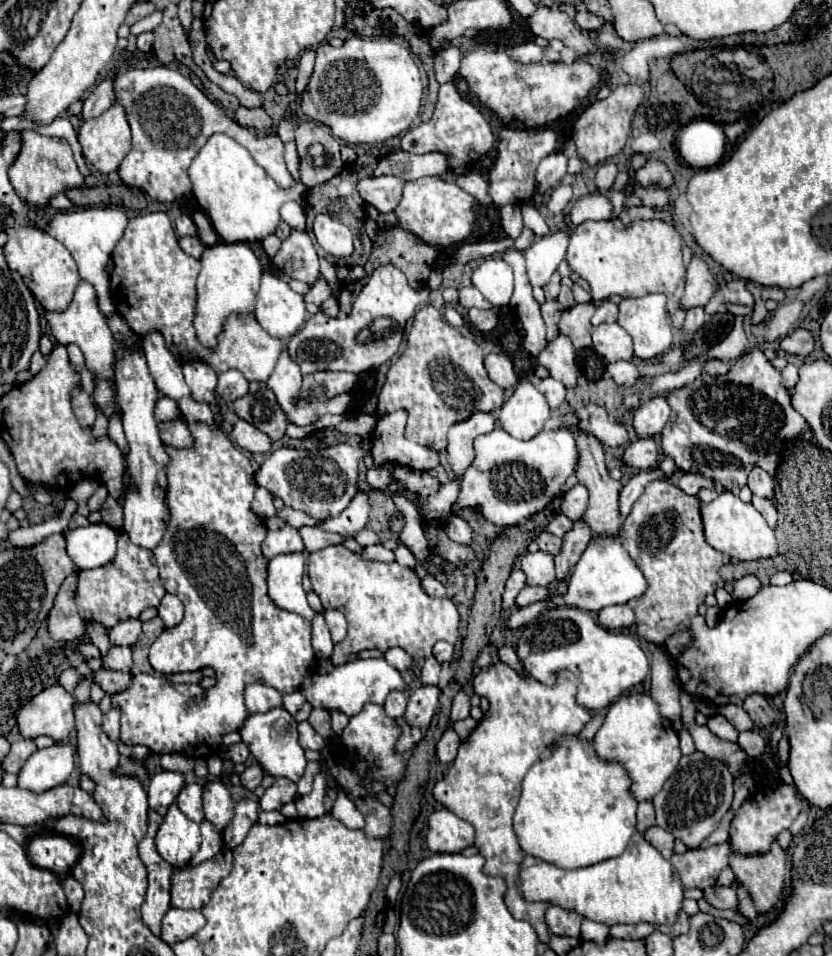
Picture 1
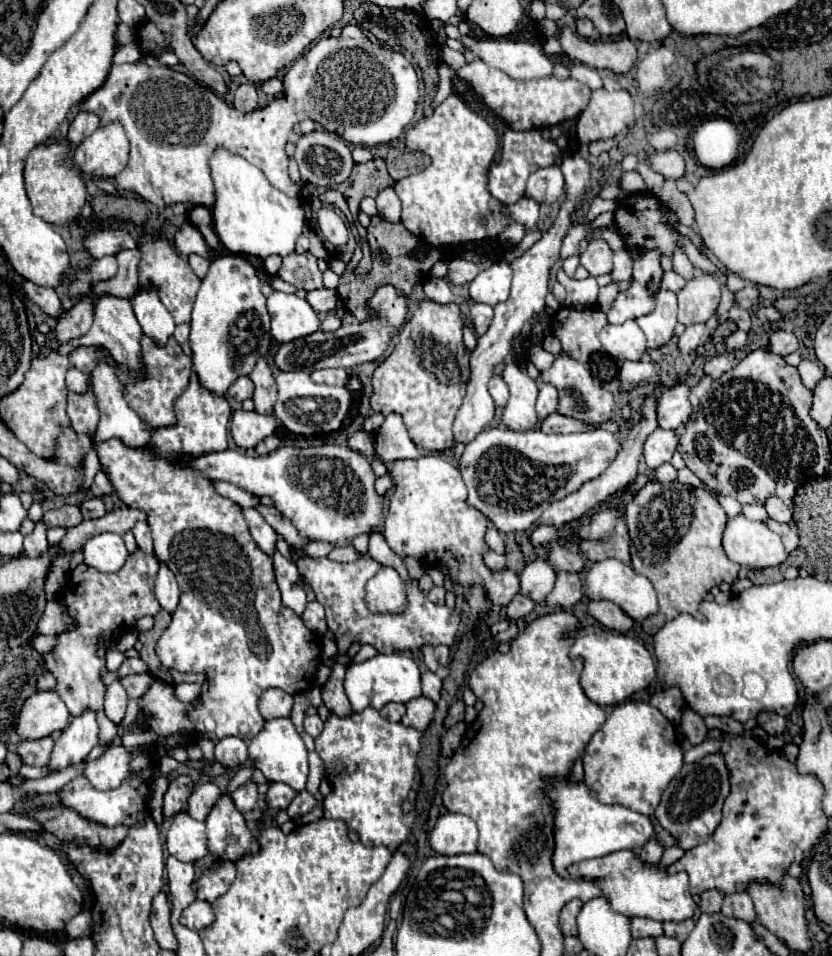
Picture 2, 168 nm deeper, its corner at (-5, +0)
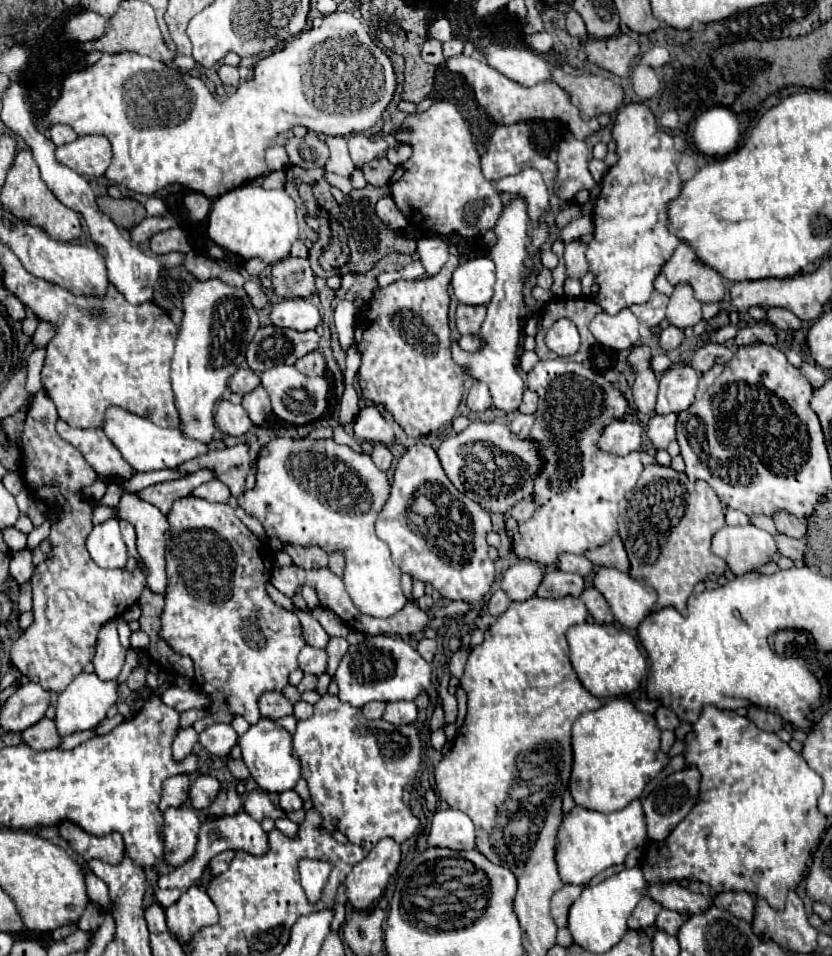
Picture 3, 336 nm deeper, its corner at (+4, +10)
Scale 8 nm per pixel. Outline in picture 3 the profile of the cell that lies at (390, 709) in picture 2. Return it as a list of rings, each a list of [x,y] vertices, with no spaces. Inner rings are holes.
[[[370,702],[370,704],[362,706],[362,714],[364,714],[366,718],[370,718],[370,720],[374,720],[374,718],[382,718],[384,706],[386,706],[384,702]]]

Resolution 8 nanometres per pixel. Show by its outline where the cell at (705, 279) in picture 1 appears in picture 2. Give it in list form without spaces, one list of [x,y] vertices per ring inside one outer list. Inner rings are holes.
[[[705,272],[695,274],[679,292],[679,322],[685,326],[707,322],[717,310],[719,300],[721,290],[715,276]]]

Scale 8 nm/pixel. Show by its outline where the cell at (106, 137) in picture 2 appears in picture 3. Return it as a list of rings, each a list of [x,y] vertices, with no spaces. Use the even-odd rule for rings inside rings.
[[[80,136],[78,140],[56,148],[56,160],[82,176],[104,176],[112,160],[112,148],[106,136]]]

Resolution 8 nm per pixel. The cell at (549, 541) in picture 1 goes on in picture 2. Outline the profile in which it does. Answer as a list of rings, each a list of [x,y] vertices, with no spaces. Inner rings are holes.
[[[553,542],[547,546],[547,556],[549,556],[549,562],[551,566],[559,572],[559,570],[565,570],[565,572],[581,572],[585,562],[583,558],[571,550],[569,546],[565,544],[559,544],[559,542]]]

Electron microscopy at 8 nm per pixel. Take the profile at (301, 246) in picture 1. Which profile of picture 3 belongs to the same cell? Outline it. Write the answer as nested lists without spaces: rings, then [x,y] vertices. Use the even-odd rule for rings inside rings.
[[[288,256],[272,266],[272,292],[278,298],[308,298],[316,292],[314,272],[304,258]]]

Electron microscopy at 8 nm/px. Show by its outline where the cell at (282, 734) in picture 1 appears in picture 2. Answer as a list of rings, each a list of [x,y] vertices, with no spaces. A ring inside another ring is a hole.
[[[291,718],[267,720],[263,730],[249,740],[249,758],[253,760],[253,766],[265,774],[269,782],[283,782],[295,790],[303,790],[307,784],[307,776],[309,776],[307,748]]]

